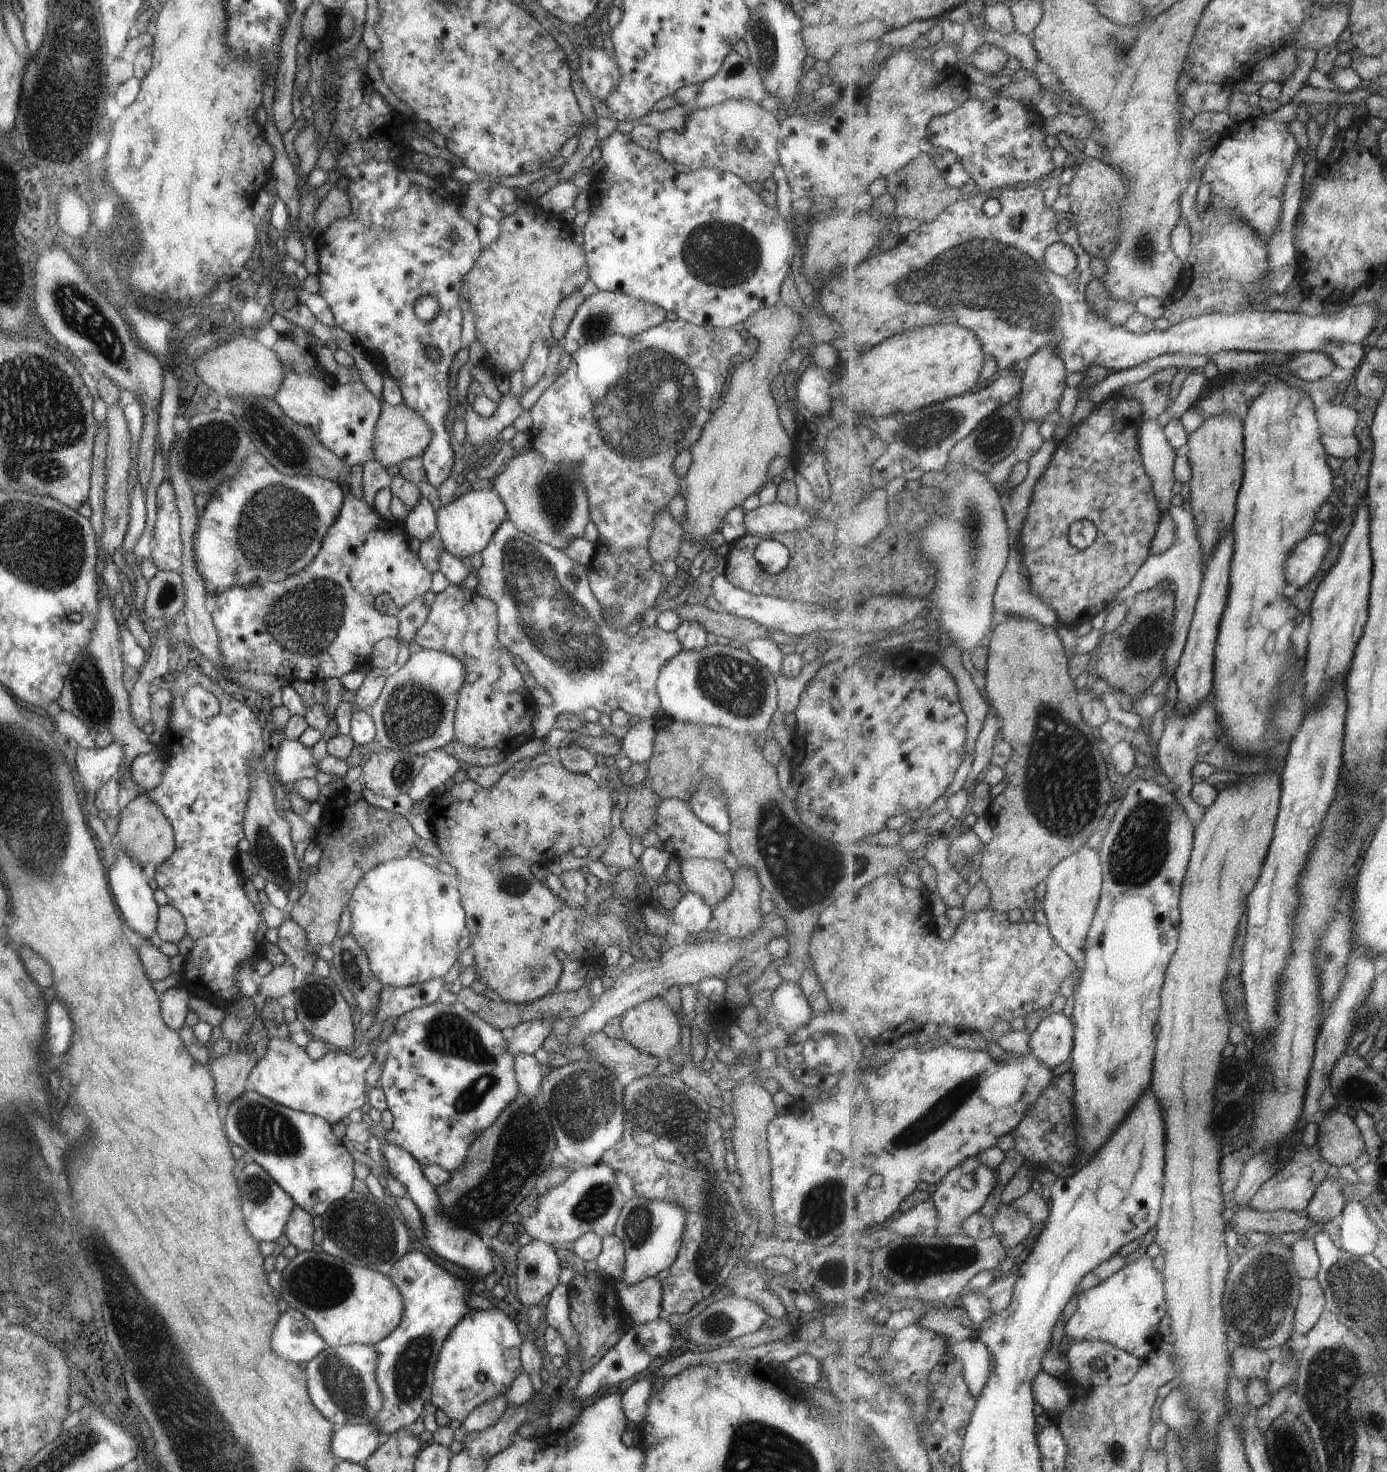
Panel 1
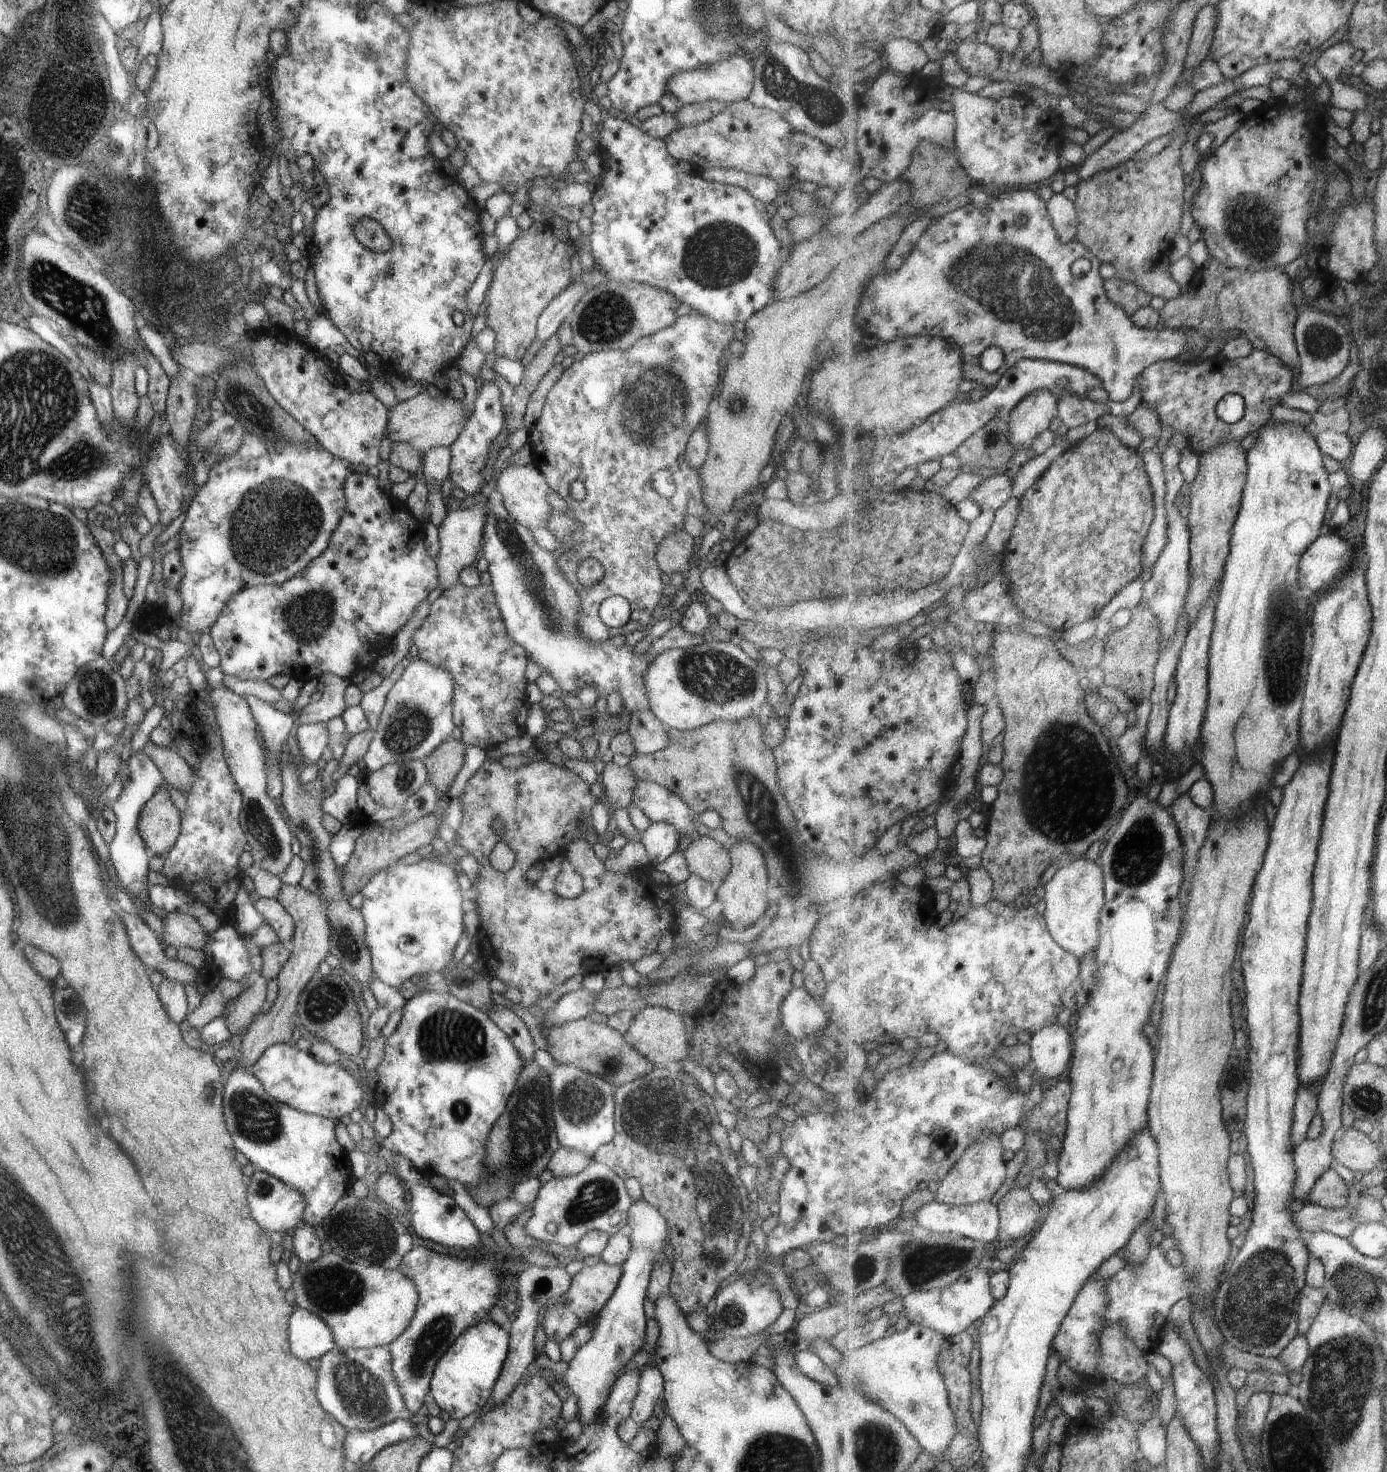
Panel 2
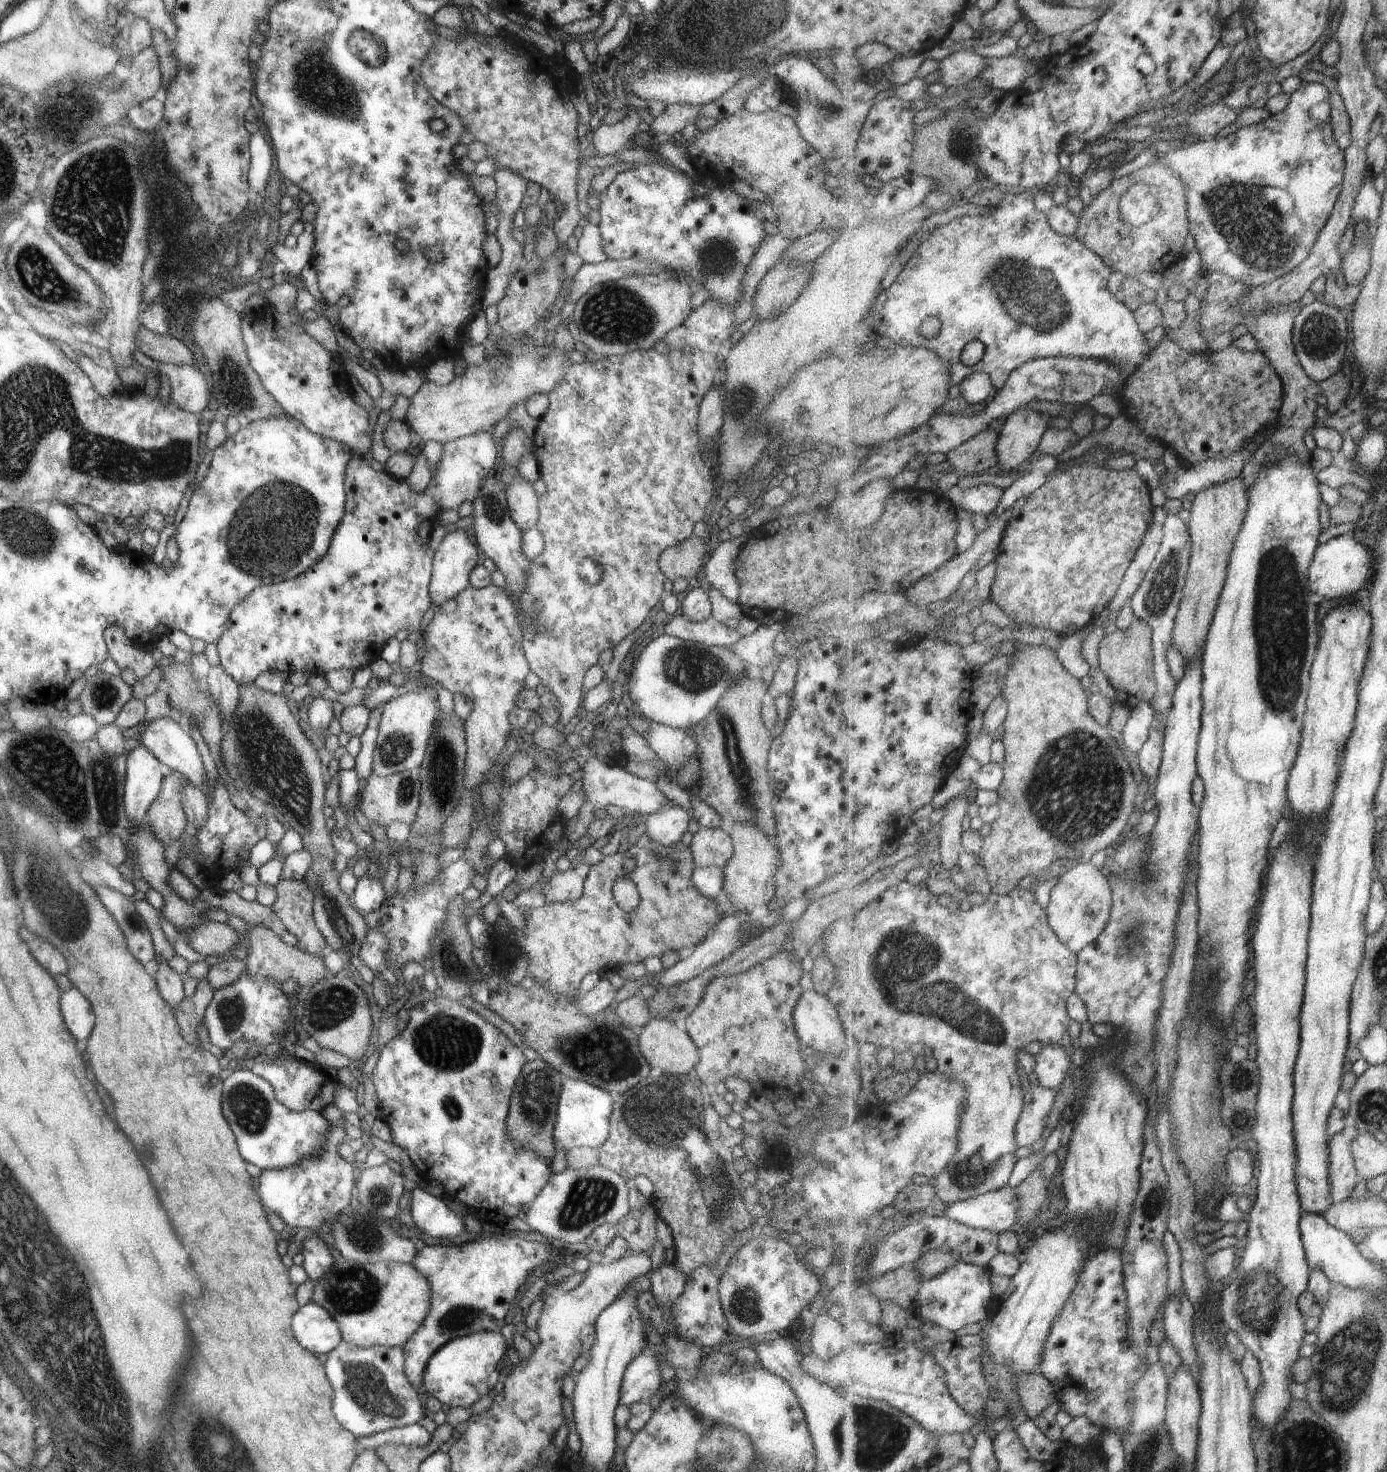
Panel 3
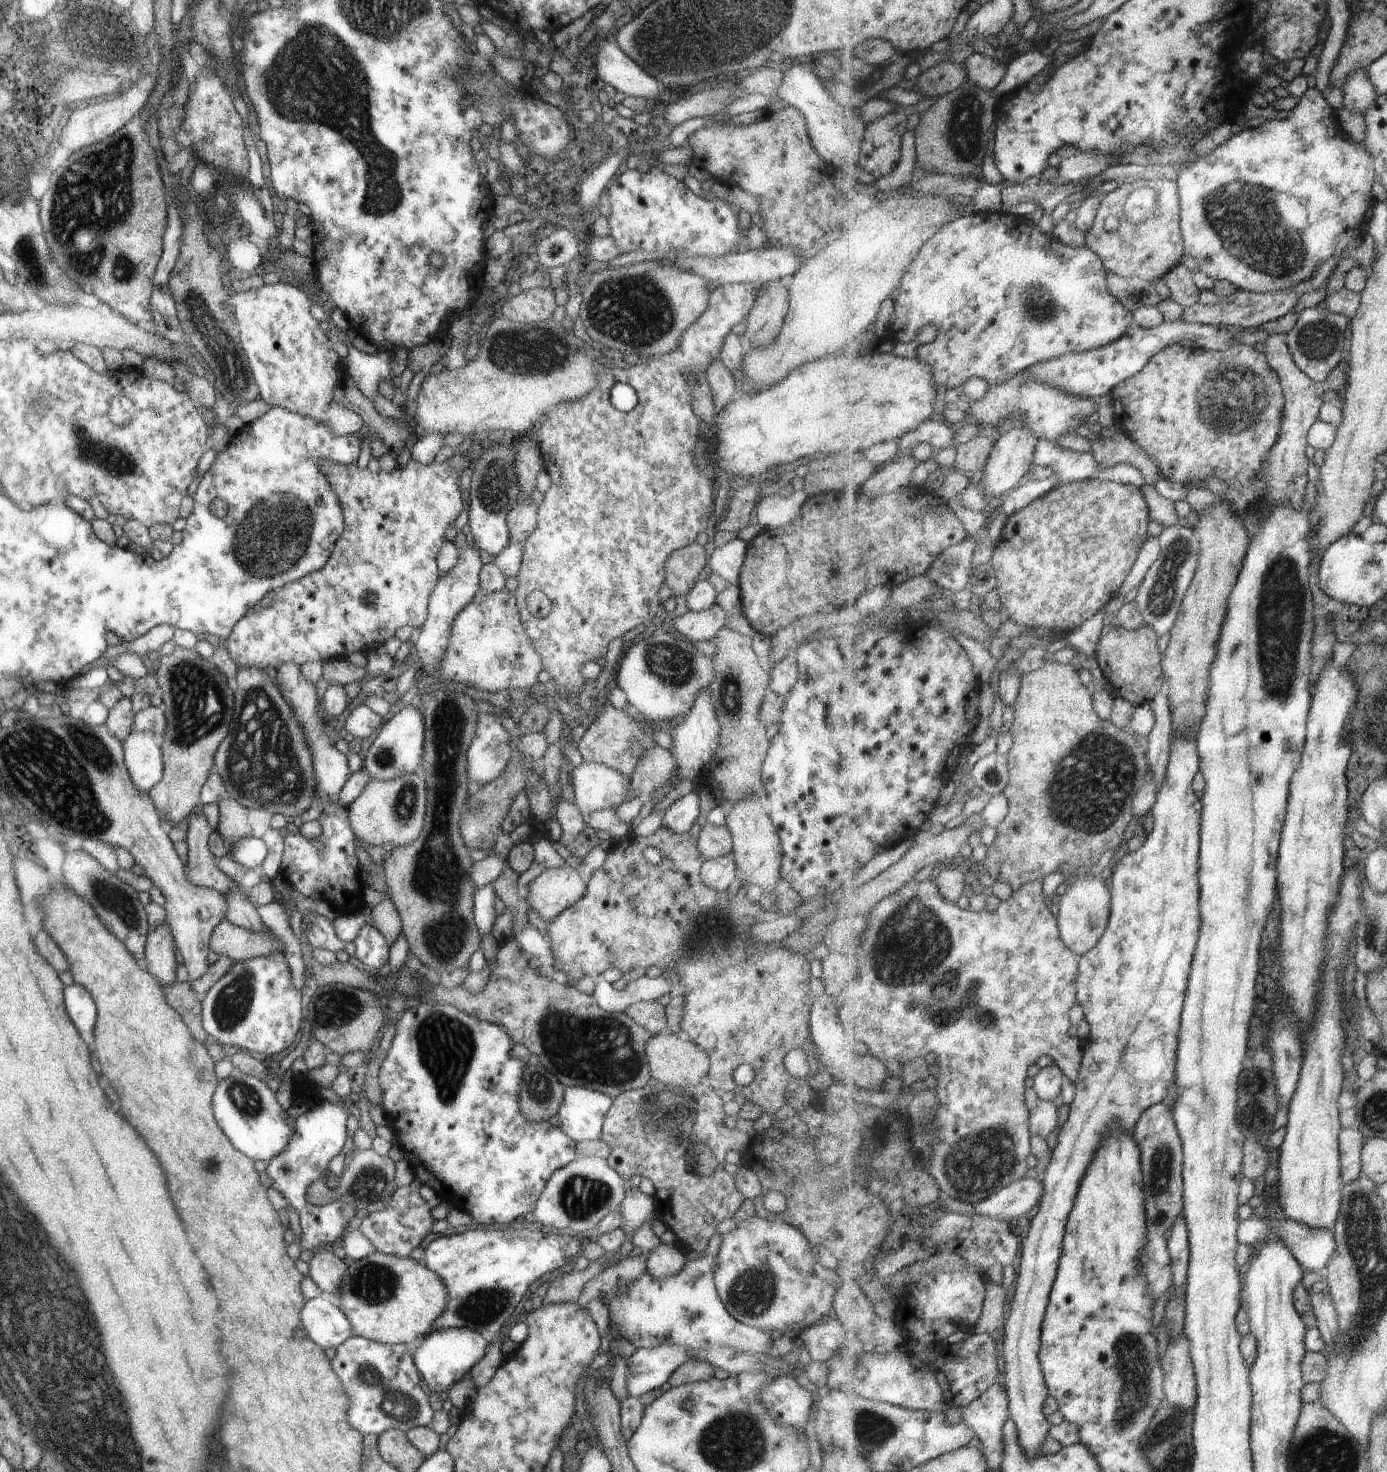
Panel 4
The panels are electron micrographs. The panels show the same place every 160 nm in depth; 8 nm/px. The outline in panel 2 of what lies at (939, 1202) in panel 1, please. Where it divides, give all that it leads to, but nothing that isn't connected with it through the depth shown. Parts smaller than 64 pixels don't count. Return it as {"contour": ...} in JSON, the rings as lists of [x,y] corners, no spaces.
{"contour":[[[995,1133],[983,1135],[971,1143],[962,1159],[953,1167],[951,1176],[947,1176],[947,1180],[941,1182],[937,1200],[952,1205],[970,1205],[995,1196],[1008,1177],[1008,1166],[1003,1158],[1003,1150],[1002,1138]]]}

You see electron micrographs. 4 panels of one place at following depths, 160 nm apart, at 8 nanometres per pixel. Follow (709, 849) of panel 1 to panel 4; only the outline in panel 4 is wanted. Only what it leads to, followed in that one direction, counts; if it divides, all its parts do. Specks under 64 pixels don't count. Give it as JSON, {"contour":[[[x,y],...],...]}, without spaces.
{"contour":[[[584,762],[568,769],[569,784],[573,790],[573,806],[579,810],[581,818],[585,820],[591,812],[597,812],[597,810],[614,810],[621,802],[628,801],[627,794],[633,794],[631,792],[630,778],[625,774],[619,774],[611,768],[607,768],[603,764],[597,762]]]}

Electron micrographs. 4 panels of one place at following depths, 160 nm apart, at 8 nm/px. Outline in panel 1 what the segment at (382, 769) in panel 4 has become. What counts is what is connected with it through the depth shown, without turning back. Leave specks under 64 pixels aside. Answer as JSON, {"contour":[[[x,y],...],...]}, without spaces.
{"contour":[[[425,648],[413,652],[407,662],[392,669],[385,678],[377,700],[368,711],[374,723],[375,736],[366,745],[354,744],[345,758],[348,768],[359,766],[371,752],[383,750],[409,752],[422,758],[440,754],[440,748],[454,739],[457,694],[465,679],[463,662],[453,654]]]}

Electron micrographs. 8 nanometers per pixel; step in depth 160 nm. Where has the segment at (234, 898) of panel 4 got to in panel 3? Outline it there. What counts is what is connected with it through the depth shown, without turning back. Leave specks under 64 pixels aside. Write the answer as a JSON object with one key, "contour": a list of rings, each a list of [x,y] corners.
{"contour":[[[249,925],[248,931],[246,932],[246,941],[250,944],[250,946],[249,953],[246,956],[245,972],[253,975],[254,977],[272,978],[279,983],[287,978],[293,978],[299,987],[310,987],[314,982],[317,982],[318,980],[324,979],[329,975],[335,975],[330,974],[330,972],[325,968],[321,956],[318,957],[317,955],[303,952],[297,947],[292,947],[287,945],[287,943],[283,943],[283,941],[279,939],[279,936],[275,935],[275,933],[273,933],[269,927],[263,925]]]}

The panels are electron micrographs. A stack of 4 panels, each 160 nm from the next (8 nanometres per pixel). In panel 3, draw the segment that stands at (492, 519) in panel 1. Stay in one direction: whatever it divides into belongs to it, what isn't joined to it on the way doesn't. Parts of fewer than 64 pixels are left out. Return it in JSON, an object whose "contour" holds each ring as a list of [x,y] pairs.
{"contour":[[[456,528],[443,537],[432,556],[428,584],[432,610],[467,588],[468,576],[475,564],[477,547],[463,530]]]}

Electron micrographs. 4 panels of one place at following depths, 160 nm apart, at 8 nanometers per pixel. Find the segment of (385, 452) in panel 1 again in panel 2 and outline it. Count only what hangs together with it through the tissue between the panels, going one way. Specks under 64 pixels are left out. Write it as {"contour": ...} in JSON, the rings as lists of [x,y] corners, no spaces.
{"contour":[[[421,391],[391,408],[386,420],[387,436],[391,445],[395,441],[405,441],[423,454],[431,447],[448,447],[459,436],[467,418],[461,400],[447,397],[445,393],[435,398]]]}

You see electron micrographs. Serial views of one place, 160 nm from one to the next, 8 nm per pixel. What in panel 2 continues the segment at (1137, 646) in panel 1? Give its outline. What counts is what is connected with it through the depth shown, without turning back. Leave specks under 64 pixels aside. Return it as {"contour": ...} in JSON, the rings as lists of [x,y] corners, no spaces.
{"contour":[[[1137,606],[1132,610],[1131,622],[1123,628],[1110,633],[1111,638],[1105,644],[1105,660],[1099,666],[1104,674],[1104,684],[1113,686],[1129,695],[1137,704],[1150,700],[1154,691],[1156,667],[1161,655],[1162,621],[1149,609]]]}

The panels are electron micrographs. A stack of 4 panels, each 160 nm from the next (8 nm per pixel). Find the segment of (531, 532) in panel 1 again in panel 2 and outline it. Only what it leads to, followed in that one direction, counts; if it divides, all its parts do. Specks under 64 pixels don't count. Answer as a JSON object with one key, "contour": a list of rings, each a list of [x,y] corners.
{"contour":[[[531,463],[523,465],[506,465],[494,481],[495,490],[503,498],[503,506],[520,525],[527,527],[530,531],[535,527],[545,527],[547,519],[553,509],[545,503],[545,494],[551,492],[544,476]]]}

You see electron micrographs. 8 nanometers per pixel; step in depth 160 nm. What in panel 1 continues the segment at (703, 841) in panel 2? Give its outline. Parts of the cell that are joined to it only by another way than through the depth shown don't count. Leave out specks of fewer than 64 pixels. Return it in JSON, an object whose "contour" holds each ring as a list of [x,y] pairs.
{"contour":[[[687,858],[680,862],[682,882],[710,908],[723,902],[733,888],[732,872],[723,861]]]}

